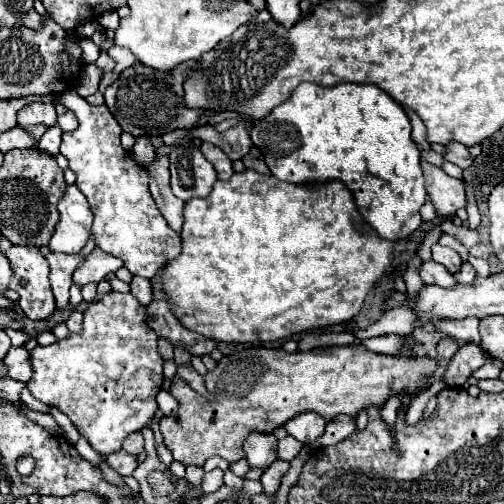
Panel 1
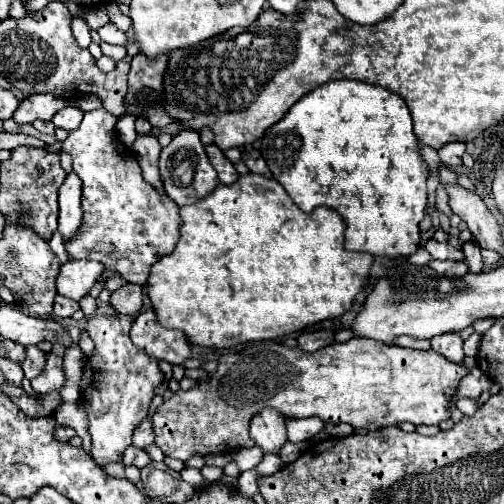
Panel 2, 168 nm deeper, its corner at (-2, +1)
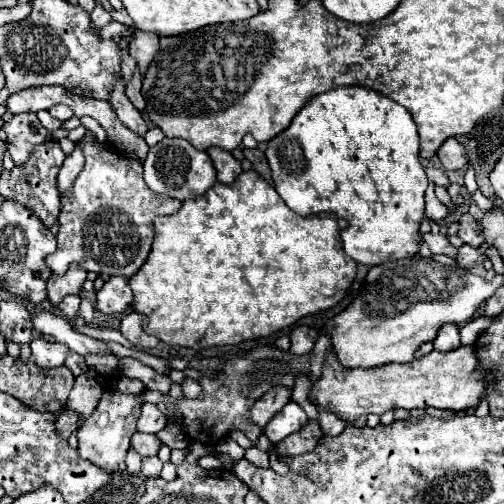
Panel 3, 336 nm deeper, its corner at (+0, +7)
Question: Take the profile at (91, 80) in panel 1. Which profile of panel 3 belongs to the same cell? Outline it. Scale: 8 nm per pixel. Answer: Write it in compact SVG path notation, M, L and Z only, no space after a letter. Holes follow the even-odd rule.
M96 4L96 8L92 10L92 22L96 24L96 30L100 30L104 24L108 24L112 18L110 18L110 14L100 6L100 4Z

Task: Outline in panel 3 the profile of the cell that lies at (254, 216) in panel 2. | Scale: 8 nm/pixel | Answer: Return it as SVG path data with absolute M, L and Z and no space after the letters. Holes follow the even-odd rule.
M242 172L230 186L216 182L204 196L184 200L176 216L154 220L156 234L148 260L136 276L128 278L134 294L130 306L148 318L144 330L170 346L204 350L276 334L304 316L336 306L344 298L356 276L356 262L342 250L340 232L346 226L348 222L336 214L304 218L292 212L258 172Z

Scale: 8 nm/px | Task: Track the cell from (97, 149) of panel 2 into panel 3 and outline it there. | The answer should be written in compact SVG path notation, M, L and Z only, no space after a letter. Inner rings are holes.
M86 136L84 140L84 156L86 164L84 170L78 174L74 180L70 192L62 196L62 212L58 216L59 232L57 234L57 248L52 256L48 256L48 268L52 274L62 276L64 270L70 268L72 262L80 264L86 272L96 272L96 274L108 274L108 276L124 276L130 278L140 270L140 266L146 262L152 238L154 238L154 216L164 216L164 214L174 214L182 202L170 196L160 196L154 194L142 178L142 164L126 158L114 150L108 150L100 142L96 142L92 136Z

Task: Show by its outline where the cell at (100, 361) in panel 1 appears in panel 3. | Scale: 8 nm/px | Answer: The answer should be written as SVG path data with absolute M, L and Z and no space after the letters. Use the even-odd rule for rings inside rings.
M112 386L104 392L98 408L84 420L76 432L78 436L78 454L80 458L100 466L108 474L126 470L126 452L130 448L130 438L136 432L136 420L140 416L140 404L138 396L126 396L116 392Z

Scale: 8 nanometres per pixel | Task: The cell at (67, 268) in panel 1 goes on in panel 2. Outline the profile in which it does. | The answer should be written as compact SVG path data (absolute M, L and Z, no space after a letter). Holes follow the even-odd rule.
M56 296L54 300L54 316L60 316L60 318L68 318L76 312L78 308L78 302L70 300L70 298L62 298L62 296Z

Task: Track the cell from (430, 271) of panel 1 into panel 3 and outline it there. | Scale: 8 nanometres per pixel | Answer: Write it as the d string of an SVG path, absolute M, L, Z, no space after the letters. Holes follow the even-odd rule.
M464 244L464 246L458 250L456 264L458 264L460 268L470 270L470 268L482 264L484 260L486 260L486 254L482 254L478 248L472 248L472 246L466 246L466 244Z

